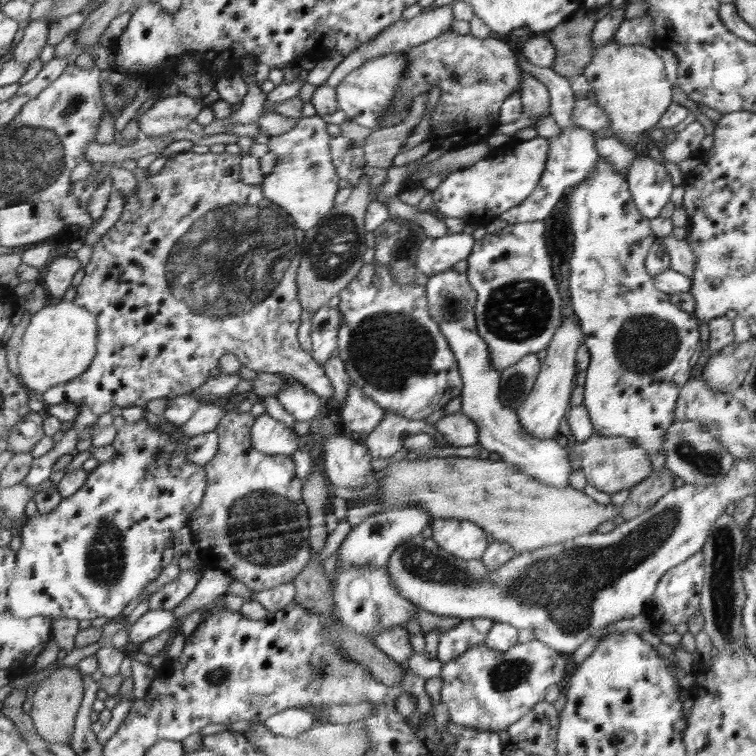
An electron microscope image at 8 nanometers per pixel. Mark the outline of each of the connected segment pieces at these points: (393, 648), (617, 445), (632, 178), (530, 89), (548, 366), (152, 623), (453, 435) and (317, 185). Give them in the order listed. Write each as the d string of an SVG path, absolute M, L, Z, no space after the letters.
M391 626L373 634L372 642L396 662L406 664L414 649L410 645L410 633L401 626Z
M596 435L581 443L581 448L583 454L581 470L586 476L587 484L609 495L627 492L653 474L648 451L635 439Z
M637 153L626 178L637 209L649 219L660 216L660 210L664 208L664 202L668 204L674 188L666 168L648 154Z
M522 72L522 90L520 90L523 112L533 118L533 126L549 115L549 92L547 86L535 79L530 73Z
M568 316L566 322L562 322L560 329L554 334L554 338L546 349L546 358L541 362L541 369L536 378L534 387L526 400L517 409L518 418L527 433L539 439L554 438L558 432L558 424L564 420L564 414L570 406L570 394L574 386L576 376L577 352L584 340L584 333L575 316Z
M175 609L149 610L137 622L129 626L129 649L136 652L148 640L177 625Z
M461 411L444 415L434 424L452 446L474 446L479 443L478 425Z
M321 116L302 117L288 131L264 139L269 151L277 156L274 170L263 177L264 195L288 212L302 230L310 230L334 206L338 192L338 174L330 158L328 123Z

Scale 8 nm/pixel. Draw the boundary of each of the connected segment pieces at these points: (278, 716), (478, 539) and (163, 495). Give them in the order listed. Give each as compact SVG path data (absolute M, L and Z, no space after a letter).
M286 709L273 714L263 724L272 733L293 738L306 733L316 722L314 715L307 710Z
M436 518L431 520L432 539L455 557L472 561L482 558L488 548L486 530L465 519Z
M146 419L133 423L125 421L123 427L118 431L113 442L117 455L110 462L101 463L101 466L90 473L87 483L73 497L65 498L60 506L52 512L35 514L28 518L24 528L22 546L18 553L18 564L15 572L15 579L9 592L11 609L22 618L32 618L40 615L54 618L71 618L78 620L94 620L97 616L106 616L112 620L119 620L122 612L126 610L134 598L142 594L142 590L154 582L158 576L162 576L164 570L164 552L168 550L170 540L174 534L182 528L189 527L193 514L200 508L202 497L207 485L206 473L202 465L196 464L189 459L188 445L192 438L181 437L179 429L182 426L168 425L164 419L160 419L158 426L153 426Z

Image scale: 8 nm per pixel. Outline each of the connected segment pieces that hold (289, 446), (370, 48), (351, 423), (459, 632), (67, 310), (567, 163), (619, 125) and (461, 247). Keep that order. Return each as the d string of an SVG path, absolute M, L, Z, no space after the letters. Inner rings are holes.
M268 413L255 418L252 426L252 445L264 454L292 456L298 449L300 437Z
M447 4L440 7L434 7L433 9L422 12L413 18L408 20L402 20L400 22L394 22L389 29L381 30L381 33L374 38L374 42L368 42L358 47L358 50L354 50L353 54L343 57L341 64L336 66L331 72L331 75L326 79L325 85L336 88L345 80L345 77L350 73L361 68L366 61L372 61L374 57L380 57L383 54L390 52L404 51L413 49L419 45L425 45L426 42L433 41L434 38L440 37L441 34L449 32L450 25L454 22L453 6Z
M353 383L348 386L343 405L337 410L342 416L343 428L351 430L354 436L372 432L388 413L386 409L380 408L372 399L362 394L362 390Z
M491 618L463 619L460 624L440 634L438 659L444 664L469 648L482 645L494 621Z
M69 300L53 301L31 318L20 345L20 371L24 384L45 395L56 386L66 385L82 377L94 364L99 353L98 316Z
M578 126L573 128L561 128L561 133L549 139L548 160L545 164L545 172L542 173L541 181L536 189L520 205L514 206L500 218L508 224L534 222L544 220L553 213L553 208L560 196L565 194L573 185L582 184L595 171L599 154L594 146L594 132L582 129Z
M616 41L609 42L604 48L593 50L592 60L582 70L588 79L589 86L596 93L595 103L600 106L610 119L609 130L615 132L619 141L635 146L645 130L653 129L665 114L672 102L672 86L666 80L664 59L656 52L654 47L646 46L620 46Z
M469 233L446 234L442 238L428 237L420 243L416 270L432 276L453 269L461 260L469 258L477 244Z

